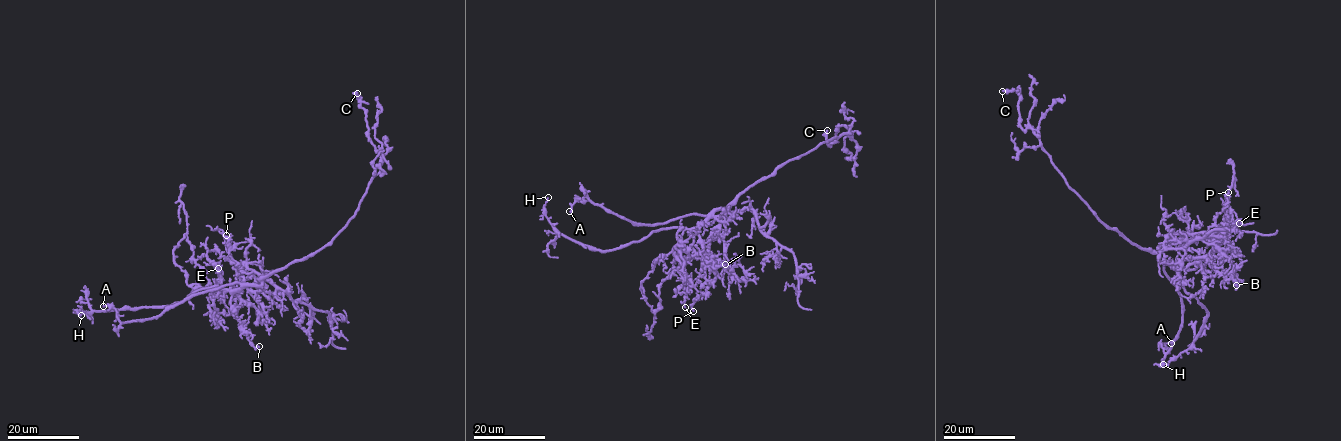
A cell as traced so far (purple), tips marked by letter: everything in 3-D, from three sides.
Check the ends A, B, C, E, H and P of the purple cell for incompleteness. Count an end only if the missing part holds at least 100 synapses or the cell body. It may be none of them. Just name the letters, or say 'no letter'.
no letter

